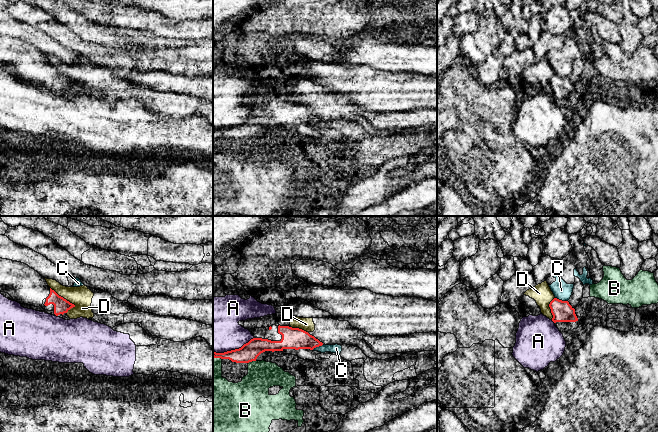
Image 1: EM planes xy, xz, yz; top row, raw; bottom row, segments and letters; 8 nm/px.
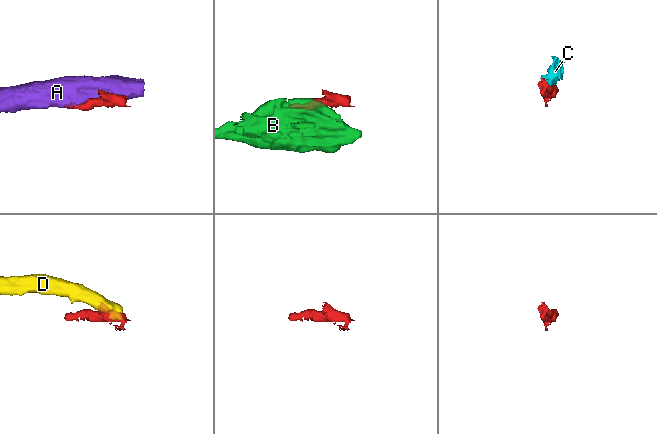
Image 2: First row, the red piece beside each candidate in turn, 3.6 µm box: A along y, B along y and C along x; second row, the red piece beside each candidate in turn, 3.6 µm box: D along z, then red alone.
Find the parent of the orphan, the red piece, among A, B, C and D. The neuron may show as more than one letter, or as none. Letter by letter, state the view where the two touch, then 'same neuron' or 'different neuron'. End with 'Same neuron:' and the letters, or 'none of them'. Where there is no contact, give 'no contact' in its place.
A: contact in xz; different neuron
B: contact in xz; different neuron
C: contact in yz; different neuron
D: contact in xy; different neuron
Same neuron: none of them

